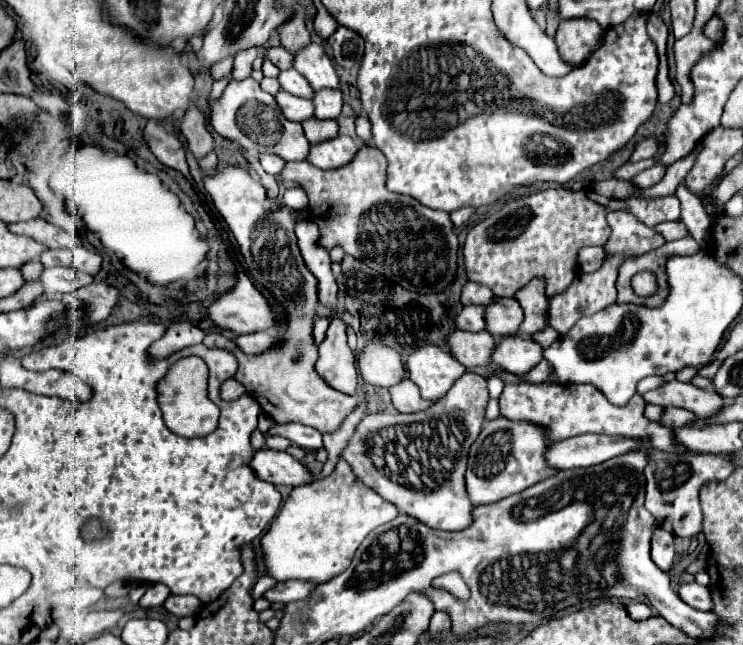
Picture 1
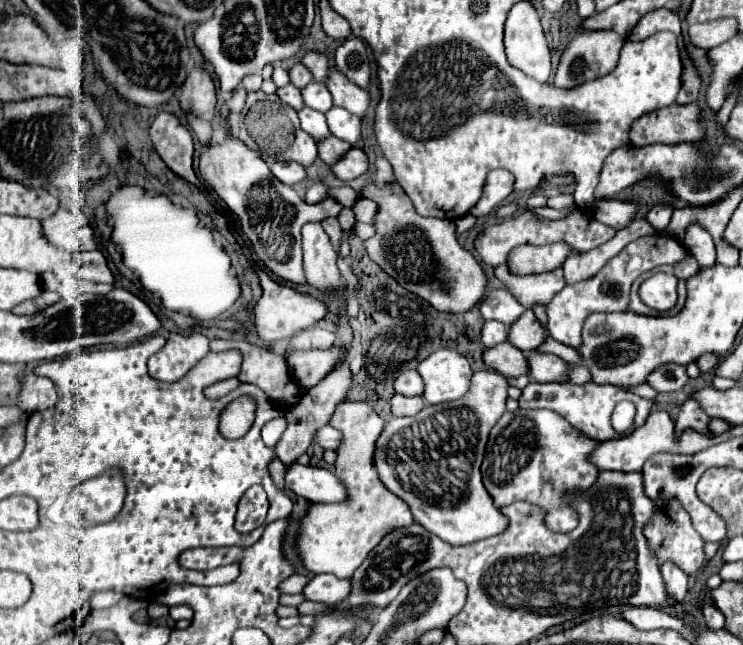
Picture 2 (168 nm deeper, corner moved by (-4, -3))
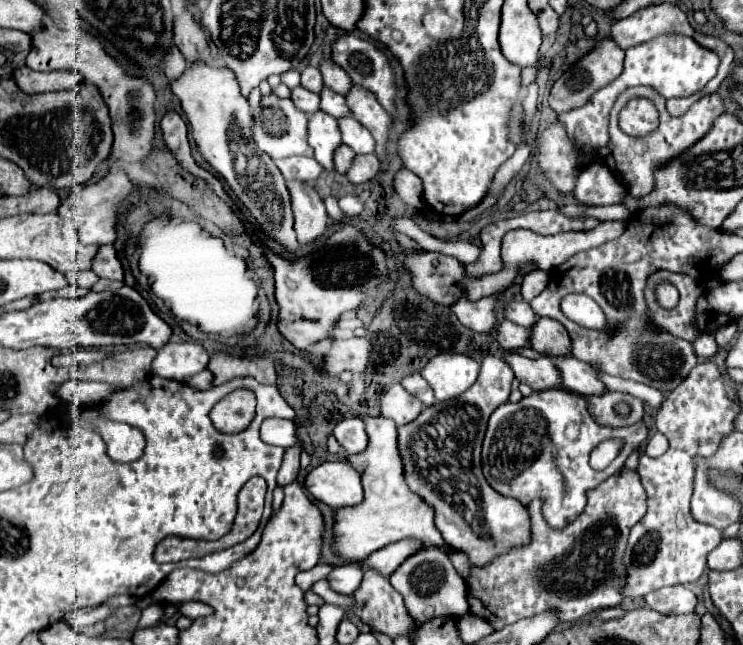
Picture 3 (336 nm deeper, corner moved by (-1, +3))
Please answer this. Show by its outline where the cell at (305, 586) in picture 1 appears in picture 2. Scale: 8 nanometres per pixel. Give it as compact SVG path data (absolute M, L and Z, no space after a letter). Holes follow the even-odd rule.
M317 574L305 584L303 596L311 602L323 602L327 606L333 606L341 604L347 598L349 588L351 588L349 580L341 580L329 574Z

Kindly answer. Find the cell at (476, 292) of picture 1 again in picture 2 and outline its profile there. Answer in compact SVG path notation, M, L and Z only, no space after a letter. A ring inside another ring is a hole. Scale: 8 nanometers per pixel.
M491 290L479 302L479 312L485 320L499 320L509 326L521 312L525 312L525 308L507 290Z

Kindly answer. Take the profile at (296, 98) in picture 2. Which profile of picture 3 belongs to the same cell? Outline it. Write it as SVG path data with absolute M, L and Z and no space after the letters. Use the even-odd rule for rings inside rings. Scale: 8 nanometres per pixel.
M302 86L292 90L292 102L298 106L298 110L302 110L306 114L314 114L320 110L320 96Z

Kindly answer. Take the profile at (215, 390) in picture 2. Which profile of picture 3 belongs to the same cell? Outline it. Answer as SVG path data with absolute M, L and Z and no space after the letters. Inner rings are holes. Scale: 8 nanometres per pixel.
M202 370L202 372L194 374L194 376L190 376L184 384L192 386L192 388L198 388L198 390L208 390L212 386L212 376L210 376L208 370Z

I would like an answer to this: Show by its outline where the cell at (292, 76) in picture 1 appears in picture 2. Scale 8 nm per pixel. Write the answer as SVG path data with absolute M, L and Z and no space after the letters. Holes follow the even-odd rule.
M315 80L309 82L305 88L301 88L301 96L303 96L305 106L309 106L313 110L319 110L319 112L327 112L333 106L331 94L325 88L325 84L315 82Z

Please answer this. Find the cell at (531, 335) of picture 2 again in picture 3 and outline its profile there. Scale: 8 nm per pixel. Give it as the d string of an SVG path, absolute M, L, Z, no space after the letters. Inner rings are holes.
M550 318L538 320L538 326L532 326L530 344L536 352L546 356L572 356L572 340L568 330Z

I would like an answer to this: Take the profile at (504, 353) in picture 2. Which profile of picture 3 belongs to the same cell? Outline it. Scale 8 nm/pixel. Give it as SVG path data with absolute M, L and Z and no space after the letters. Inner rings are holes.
M506 352L504 358L512 366L516 378L528 384L532 390L552 390L562 386L560 370L554 366L554 360L548 356L530 360L530 358Z

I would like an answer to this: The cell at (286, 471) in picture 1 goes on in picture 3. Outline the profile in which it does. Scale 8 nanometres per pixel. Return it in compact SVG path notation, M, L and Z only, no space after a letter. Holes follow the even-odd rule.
M346 460L324 462L306 476L308 492L330 508L356 506L364 500L360 474Z

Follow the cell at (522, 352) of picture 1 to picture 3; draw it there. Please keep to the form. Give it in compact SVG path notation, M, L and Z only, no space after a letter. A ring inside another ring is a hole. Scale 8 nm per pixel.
M556 358L556 366L562 370L562 380L568 390L574 390L582 396L600 396L606 394L604 382L598 378L598 370L590 364L576 358Z

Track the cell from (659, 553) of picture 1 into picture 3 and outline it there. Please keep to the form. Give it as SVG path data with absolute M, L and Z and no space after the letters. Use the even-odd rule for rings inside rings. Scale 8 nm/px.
M668 586L668 588L662 588L662 590L654 590L650 594L644 596L646 604L660 612L660 614L692 614L694 608L696 608L696 596L682 588L682 586Z

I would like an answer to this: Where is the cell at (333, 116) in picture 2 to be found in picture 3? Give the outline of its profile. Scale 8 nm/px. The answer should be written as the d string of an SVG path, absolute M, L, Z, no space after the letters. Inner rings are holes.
M342 118L338 120L338 126L342 130L342 140L346 146L350 146L356 154L372 154L374 152L374 138L372 134L356 120L356 118Z

